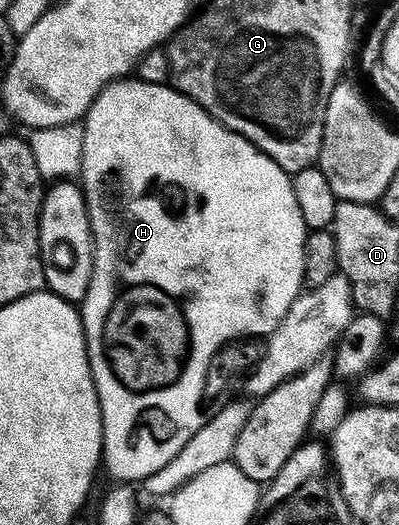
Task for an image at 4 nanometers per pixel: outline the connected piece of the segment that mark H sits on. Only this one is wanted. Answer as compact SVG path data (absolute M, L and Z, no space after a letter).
M124 77L116 79L114 83L109 83L105 90L93 101L93 105L87 110L83 124L83 170L81 172L81 186L83 196L87 199L87 212L91 222L91 239L95 242L95 260L93 261L93 277L87 290L87 296L83 298L81 304L81 318L83 320L83 336L87 342L87 360L91 366L91 376L97 389L99 398L99 408L103 418L103 453L101 456L101 467L105 472L112 475L112 480L120 483L134 484L136 481L148 479L157 469L169 465L173 457L201 429L199 423L199 387L203 387L203 367L207 367L207 355L215 351L215 343L219 339L227 339L227 335L235 335L235 331L271 331L289 313L289 305L301 294L301 288L304 286L303 281L303 250L307 240L309 229L303 223L301 209L297 209L297 197L293 197L291 188L291 175L282 171L264 151L258 151L245 137L241 137L235 131L231 131L225 124L218 123L213 116L201 105L197 105L189 97L185 97L181 92L175 90L174 86L167 83L150 83L138 77Z

